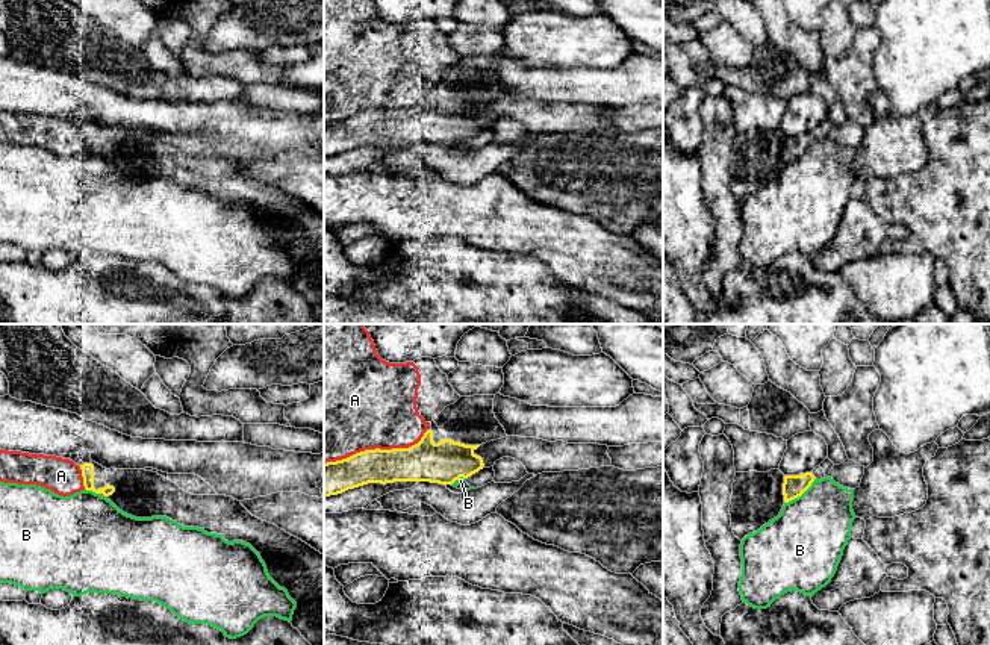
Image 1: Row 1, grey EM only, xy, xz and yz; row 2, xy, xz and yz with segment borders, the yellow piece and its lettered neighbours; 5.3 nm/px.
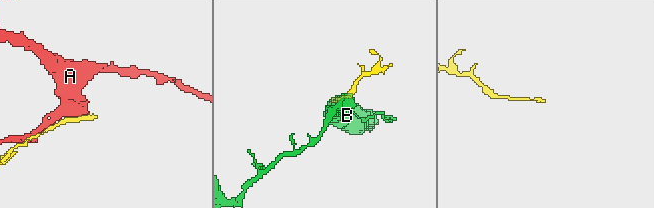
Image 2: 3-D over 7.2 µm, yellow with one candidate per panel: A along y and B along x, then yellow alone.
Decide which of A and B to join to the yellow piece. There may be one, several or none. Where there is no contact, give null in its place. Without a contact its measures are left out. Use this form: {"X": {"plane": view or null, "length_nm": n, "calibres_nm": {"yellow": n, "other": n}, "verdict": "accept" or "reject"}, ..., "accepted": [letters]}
{"A": {"plane": "xz", "length_nm": 600, "calibres_nm": {"yellow": 200, "other": 500}, "verdict": "reject"}, "B": {"plane": "yz", "length_nm": 220, "calibres_nm": {"yellow": 120, "other": 400}, "verdict": "reject"}, "accepted": []}

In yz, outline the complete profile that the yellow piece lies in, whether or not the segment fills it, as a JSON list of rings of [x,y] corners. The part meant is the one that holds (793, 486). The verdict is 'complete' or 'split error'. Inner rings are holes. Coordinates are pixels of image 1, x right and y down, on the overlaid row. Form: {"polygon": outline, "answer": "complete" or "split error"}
{"polygon": [[[736,472],[730,504],[731,527],[740,541],[777,518],[783,506],[801,497],[814,481],[813,472],[784,475],[767,472]]], "answer": "split error"}

